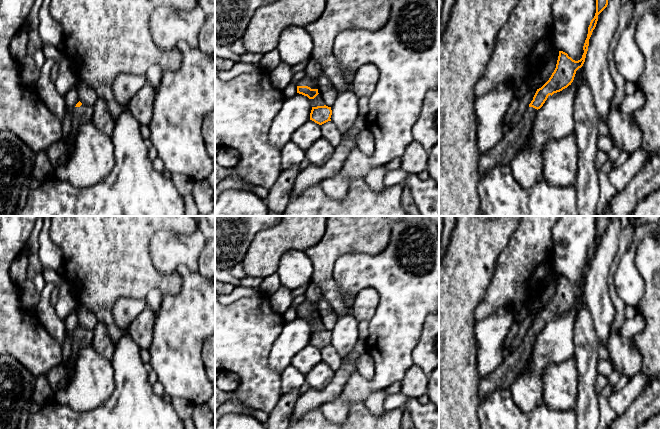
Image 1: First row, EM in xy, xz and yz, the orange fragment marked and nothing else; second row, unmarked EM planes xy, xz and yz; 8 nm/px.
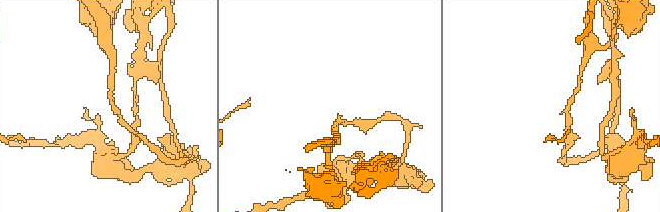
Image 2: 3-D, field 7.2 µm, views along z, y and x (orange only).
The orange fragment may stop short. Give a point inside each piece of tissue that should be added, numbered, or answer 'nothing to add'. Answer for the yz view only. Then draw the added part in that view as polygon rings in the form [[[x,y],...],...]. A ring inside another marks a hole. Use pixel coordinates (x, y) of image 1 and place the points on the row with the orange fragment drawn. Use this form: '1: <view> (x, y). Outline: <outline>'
1: yz (510, 144). Outline: [[[528,107],[519,123],[507,133],[487,153],[481,154],[479,159],[480,176],[485,175],[495,165],[510,165],[512,159],[527,142],[537,109]]]

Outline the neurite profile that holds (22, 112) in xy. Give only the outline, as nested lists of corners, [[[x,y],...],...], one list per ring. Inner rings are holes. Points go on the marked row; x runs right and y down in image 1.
[[[0,0],[0,132],[8,131],[24,141],[35,153],[46,151],[62,139],[62,126],[20,78],[20,63],[10,53],[11,39],[24,27],[35,0]]]

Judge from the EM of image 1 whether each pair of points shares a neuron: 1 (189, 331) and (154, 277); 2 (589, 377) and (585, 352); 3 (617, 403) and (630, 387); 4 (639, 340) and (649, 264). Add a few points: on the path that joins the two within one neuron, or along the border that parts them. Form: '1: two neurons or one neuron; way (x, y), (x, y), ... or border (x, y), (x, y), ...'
1: two neurons; border (179, 275), (181, 289), (175, 294), (163, 294)
2: one neuron; way (587, 371), (586, 358)
3: one neuron; way (621, 399), (629, 391)
4: one neuron; way (649, 321), (649, 283)

